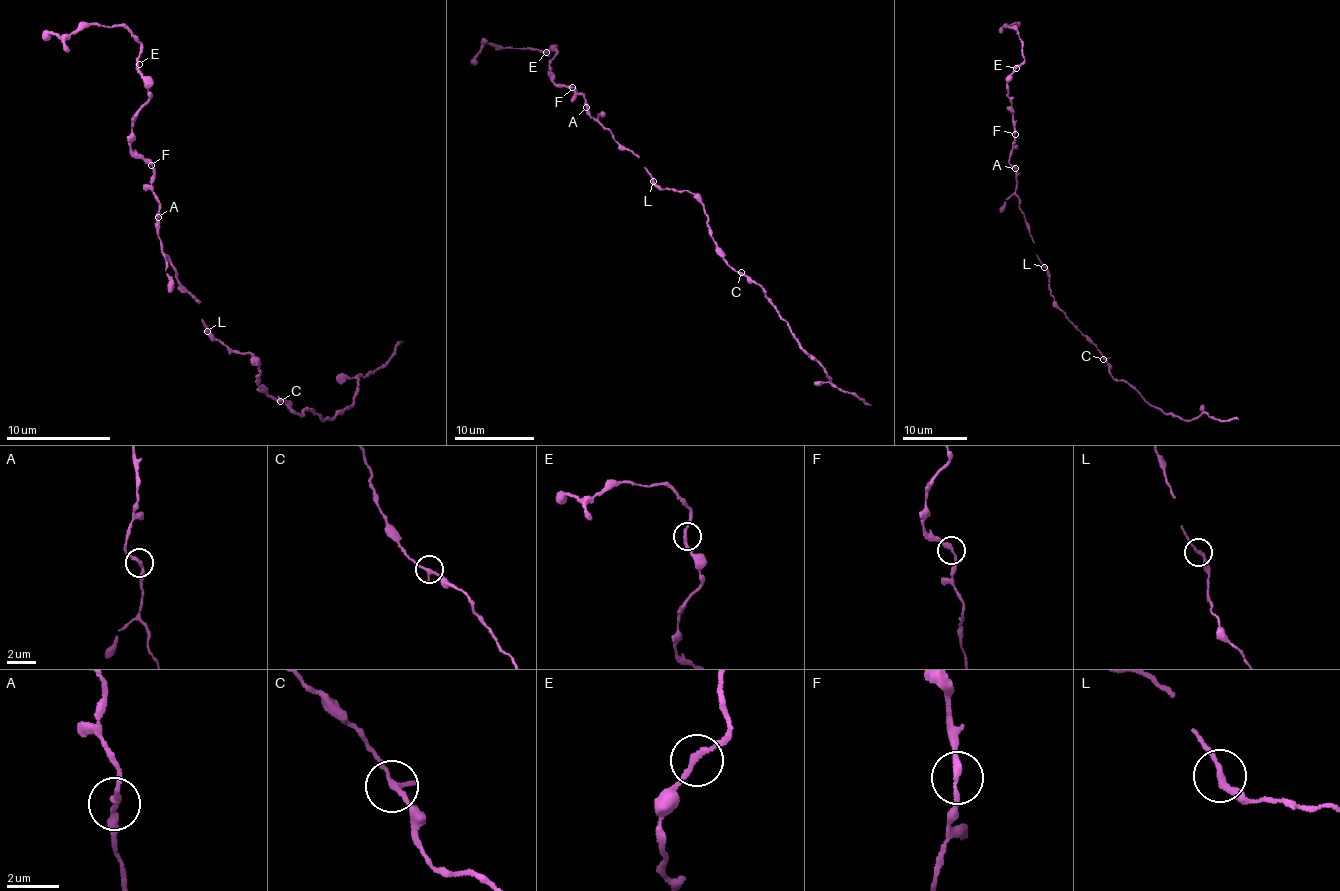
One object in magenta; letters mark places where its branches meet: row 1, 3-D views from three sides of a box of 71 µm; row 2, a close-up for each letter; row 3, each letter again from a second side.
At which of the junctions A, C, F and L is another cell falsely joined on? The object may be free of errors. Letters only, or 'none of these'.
none of these

